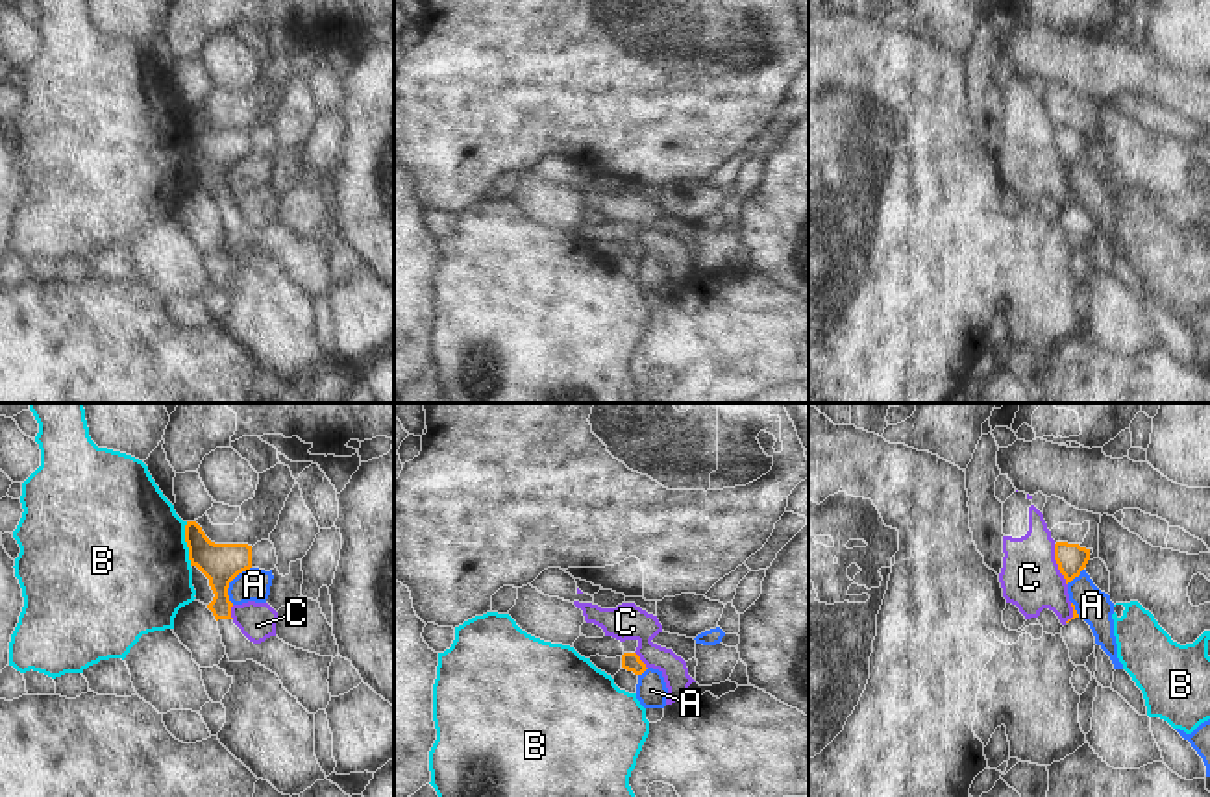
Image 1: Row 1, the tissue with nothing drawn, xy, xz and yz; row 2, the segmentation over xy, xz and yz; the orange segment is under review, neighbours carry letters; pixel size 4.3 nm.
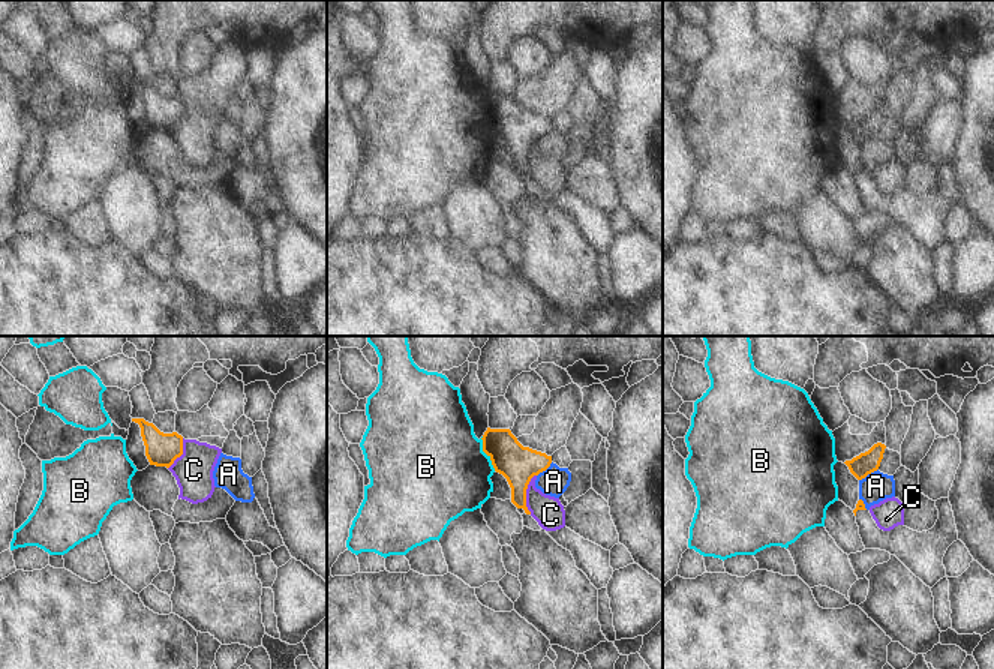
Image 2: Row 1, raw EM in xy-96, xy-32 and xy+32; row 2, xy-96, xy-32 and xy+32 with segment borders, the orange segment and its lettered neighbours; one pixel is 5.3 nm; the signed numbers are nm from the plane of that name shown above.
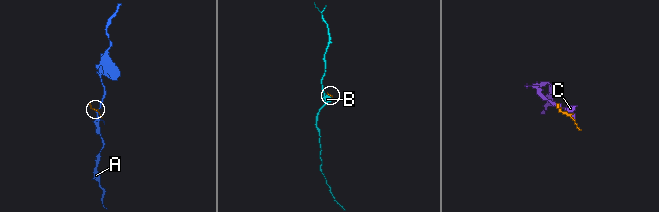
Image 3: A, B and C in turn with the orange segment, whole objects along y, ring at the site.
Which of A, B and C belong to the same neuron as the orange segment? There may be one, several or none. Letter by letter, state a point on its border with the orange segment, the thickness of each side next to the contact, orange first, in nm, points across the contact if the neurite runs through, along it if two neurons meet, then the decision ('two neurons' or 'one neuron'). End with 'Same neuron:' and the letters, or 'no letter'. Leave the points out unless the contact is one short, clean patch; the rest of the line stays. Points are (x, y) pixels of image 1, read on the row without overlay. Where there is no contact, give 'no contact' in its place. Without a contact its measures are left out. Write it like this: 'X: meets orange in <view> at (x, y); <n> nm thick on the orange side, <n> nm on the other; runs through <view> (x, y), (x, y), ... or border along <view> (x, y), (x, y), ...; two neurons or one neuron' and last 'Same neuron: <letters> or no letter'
A: meets orange in xy at (230, 167); 180 nm thick on the orange side, 140 nm on the other; border along xy (250, 152), (230, 169), (228, 185), (232, 189); two neurons
B: meets orange in xy at (187, 130); 180 nm thick on the orange side, 500 nm on the other; border along xy (185, 108), (185, 132), (191, 150); two neurons
C: meets orange in yz at (1057, 148); 140 nm thick on the orange side, 260 nm on the other; border along yz (1053, 130), (1053, 145), (1066, 171); two neurons
Same neuron: no letter

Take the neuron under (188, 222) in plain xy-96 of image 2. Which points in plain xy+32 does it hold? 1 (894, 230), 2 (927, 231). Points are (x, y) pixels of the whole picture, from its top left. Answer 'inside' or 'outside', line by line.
1: inside
2: outside

